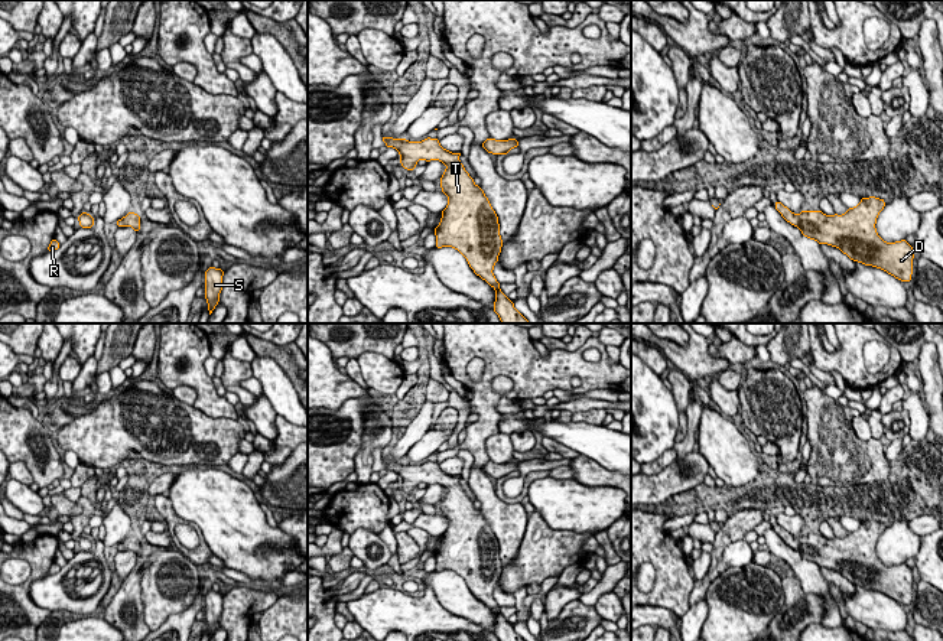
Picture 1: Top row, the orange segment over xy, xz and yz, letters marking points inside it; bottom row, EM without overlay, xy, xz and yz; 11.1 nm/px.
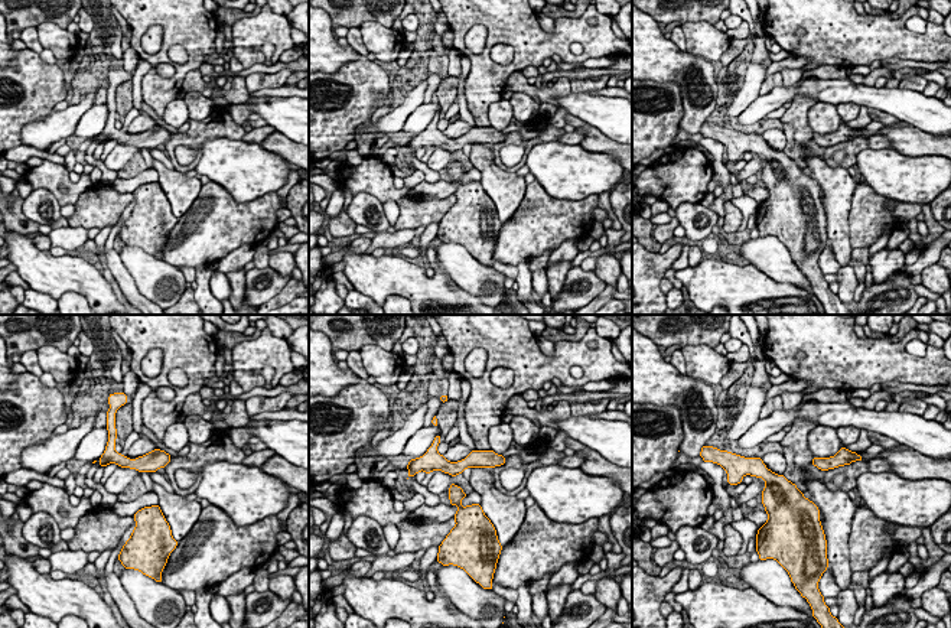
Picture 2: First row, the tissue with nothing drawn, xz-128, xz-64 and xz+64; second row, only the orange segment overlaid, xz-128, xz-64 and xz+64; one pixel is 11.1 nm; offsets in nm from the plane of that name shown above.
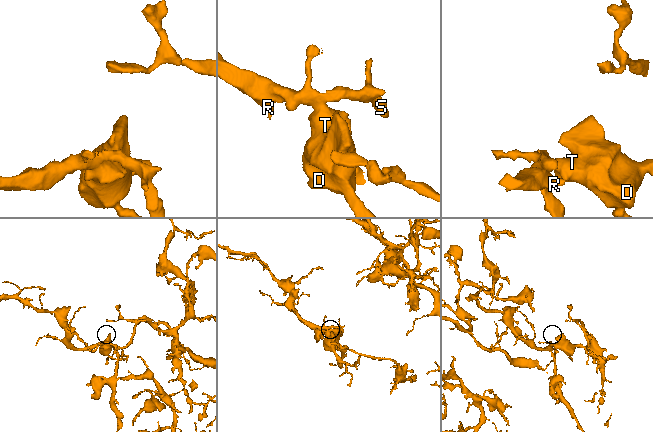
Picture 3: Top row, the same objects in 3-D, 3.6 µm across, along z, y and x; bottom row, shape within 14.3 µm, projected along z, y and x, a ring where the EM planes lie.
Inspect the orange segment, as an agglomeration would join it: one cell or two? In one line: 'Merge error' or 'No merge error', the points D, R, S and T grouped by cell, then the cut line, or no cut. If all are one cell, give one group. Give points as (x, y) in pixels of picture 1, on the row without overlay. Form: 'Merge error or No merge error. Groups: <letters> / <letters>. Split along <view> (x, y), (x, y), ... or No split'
No merge error. Groups: D R S T. No split

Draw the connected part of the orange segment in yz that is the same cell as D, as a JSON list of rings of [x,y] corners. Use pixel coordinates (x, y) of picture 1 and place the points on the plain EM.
[[[861,521],[861,526],[843,538],[829,540],[813,533],[796,538],[778,524],[774,528],[787,546],[800,551],[804,560],[836,570],[853,585],[882,592],[903,606],[910,605],[913,569],[907,563],[887,566],[877,556],[877,541],[884,530],[884,523]]]

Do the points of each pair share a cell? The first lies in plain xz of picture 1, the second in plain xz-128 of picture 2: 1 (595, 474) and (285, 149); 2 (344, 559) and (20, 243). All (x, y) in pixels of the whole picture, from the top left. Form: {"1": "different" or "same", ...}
{"1": "same", "2": "different"}

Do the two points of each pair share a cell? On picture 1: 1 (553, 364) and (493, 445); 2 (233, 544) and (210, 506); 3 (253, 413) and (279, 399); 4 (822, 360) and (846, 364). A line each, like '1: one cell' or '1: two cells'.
1: two cells
2: one cell
3: two cells
4: one cell

